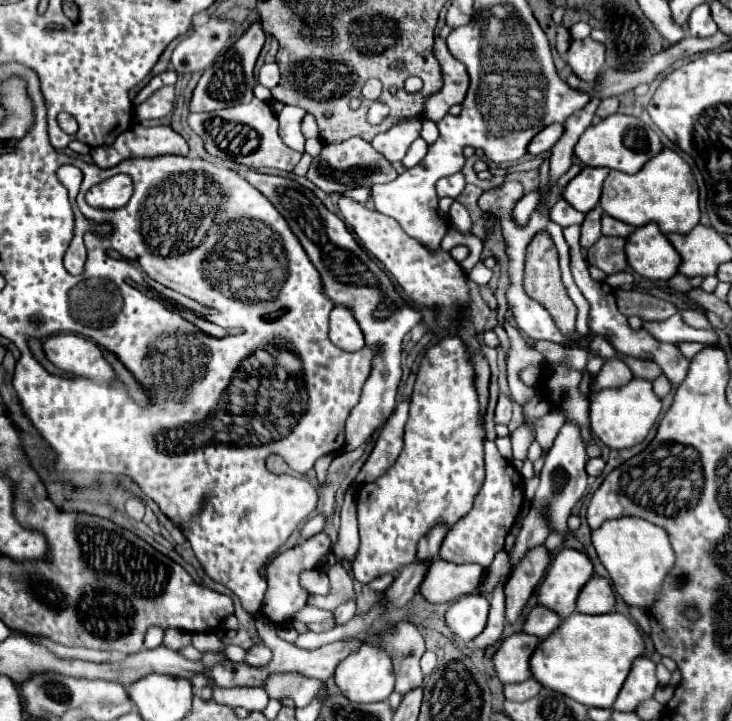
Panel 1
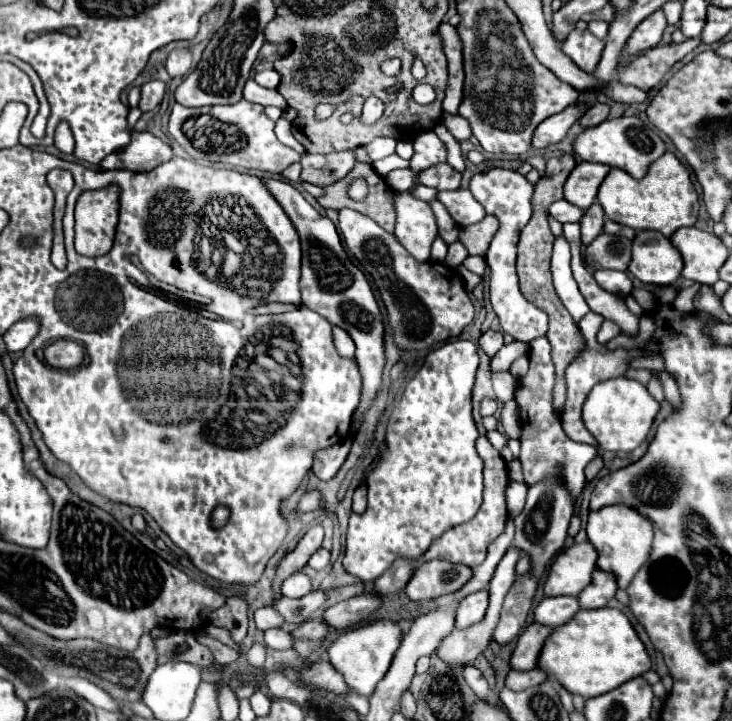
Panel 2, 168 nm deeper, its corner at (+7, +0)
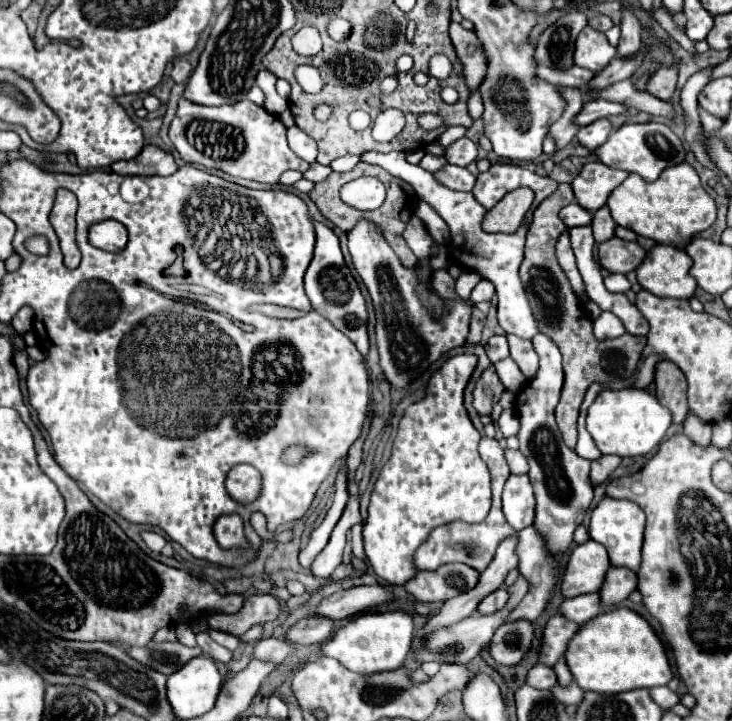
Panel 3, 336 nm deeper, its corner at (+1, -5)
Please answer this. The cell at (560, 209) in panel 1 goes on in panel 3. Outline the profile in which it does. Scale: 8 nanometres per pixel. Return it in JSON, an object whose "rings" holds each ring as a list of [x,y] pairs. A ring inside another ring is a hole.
{"rings":[[[571,203],[559,211],[559,217],[567,227],[577,227],[577,225],[591,225],[593,213],[579,207],[579,203]]]}

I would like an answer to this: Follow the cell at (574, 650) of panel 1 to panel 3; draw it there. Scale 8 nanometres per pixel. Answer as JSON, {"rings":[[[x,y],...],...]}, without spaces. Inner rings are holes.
{"rings":[[[627,607],[601,613],[581,625],[577,635],[569,641],[565,659],[583,691],[623,693],[639,687],[651,689],[655,685],[667,685],[673,679],[663,641],[639,613]]]}

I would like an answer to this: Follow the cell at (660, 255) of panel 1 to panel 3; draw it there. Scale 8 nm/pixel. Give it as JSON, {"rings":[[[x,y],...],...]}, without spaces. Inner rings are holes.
{"rings":[[[655,245],[637,267],[637,281],[645,291],[657,297],[691,299],[697,283],[689,275],[689,269],[691,259],[683,249]]]}

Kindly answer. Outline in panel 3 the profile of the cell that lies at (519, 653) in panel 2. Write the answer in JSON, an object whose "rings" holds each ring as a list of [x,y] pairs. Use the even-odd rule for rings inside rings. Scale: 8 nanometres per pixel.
{"rings":[[[557,613],[549,619],[545,631],[543,631],[543,643],[539,651],[539,661],[553,667],[557,659],[567,651],[567,643],[571,637],[579,631],[579,625],[571,619],[565,619],[565,615]]]}

